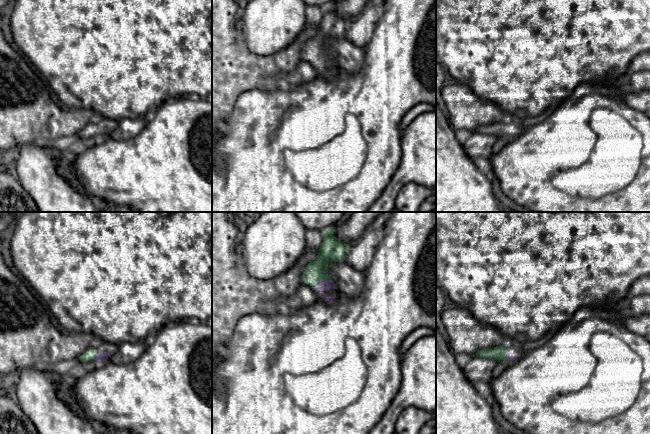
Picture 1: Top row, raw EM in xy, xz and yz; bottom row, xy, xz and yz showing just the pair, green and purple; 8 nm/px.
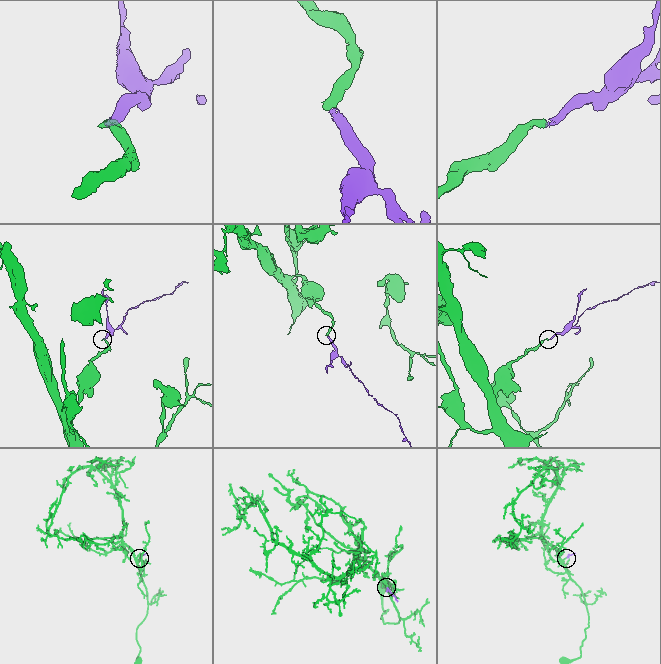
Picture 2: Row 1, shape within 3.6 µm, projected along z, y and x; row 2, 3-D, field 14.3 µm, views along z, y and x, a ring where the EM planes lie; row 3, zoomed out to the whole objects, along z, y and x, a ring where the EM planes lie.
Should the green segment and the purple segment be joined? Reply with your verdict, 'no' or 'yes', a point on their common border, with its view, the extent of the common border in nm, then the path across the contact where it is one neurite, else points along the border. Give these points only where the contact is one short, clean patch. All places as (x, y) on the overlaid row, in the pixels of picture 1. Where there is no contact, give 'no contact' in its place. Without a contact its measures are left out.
yes; meets green in xz at (322, 280); contact 120 nm long; runs through xz (330, 250), (321, 261), (322, 280), (323, 285)

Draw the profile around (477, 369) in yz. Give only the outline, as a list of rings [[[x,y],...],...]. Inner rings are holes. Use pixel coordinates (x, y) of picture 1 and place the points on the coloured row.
[[[471,357],[463,369],[464,376],[471,384],[477,381],[483,381],[489,384],[493,379],[492,371],[497,363],[493,359]]]

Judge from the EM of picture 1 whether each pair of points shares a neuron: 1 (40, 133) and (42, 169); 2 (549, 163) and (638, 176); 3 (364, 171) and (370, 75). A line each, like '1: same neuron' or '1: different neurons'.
1: different neurons
2: same neuron
3: same neuron

